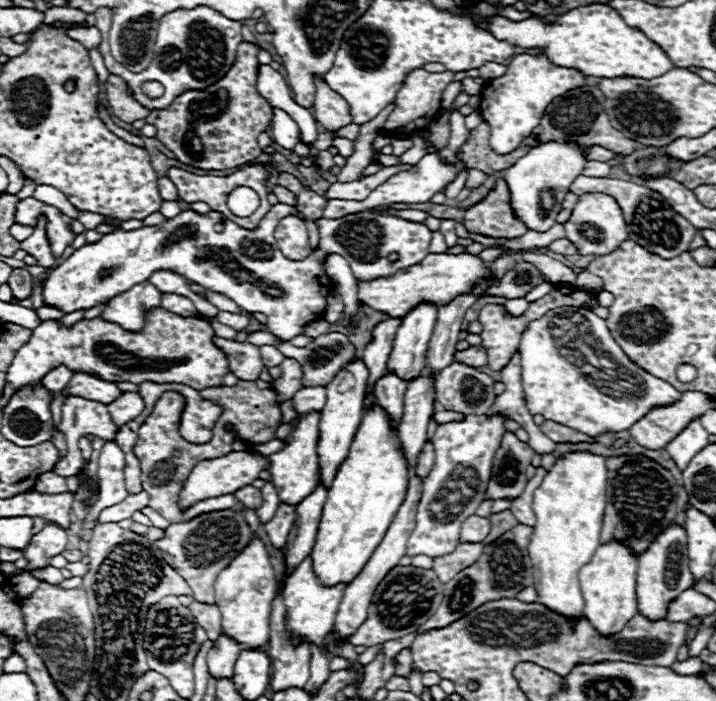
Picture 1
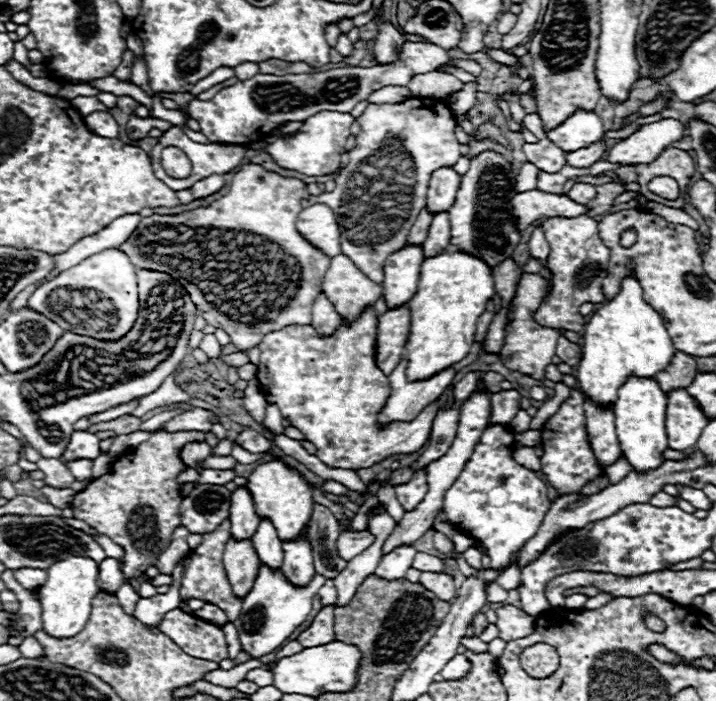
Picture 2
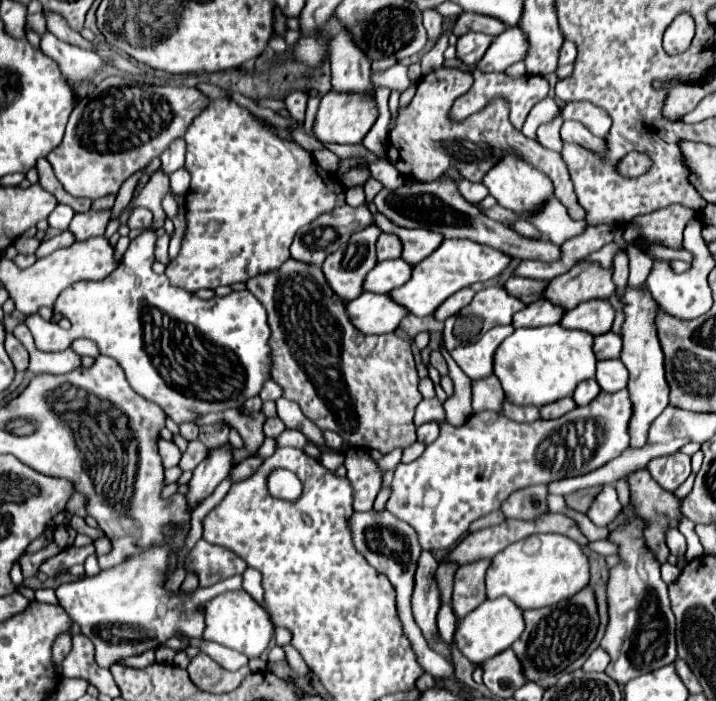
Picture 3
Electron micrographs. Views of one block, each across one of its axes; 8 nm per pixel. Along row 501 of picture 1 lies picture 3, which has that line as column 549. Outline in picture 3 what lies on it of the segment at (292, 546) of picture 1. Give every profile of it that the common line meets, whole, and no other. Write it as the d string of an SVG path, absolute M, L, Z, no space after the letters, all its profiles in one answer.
M536 300L528 304L524 310L516 312L512 318L514 328L536 328L536 326L550 326L558 324L564 310L560 306L550 304L548 300Z

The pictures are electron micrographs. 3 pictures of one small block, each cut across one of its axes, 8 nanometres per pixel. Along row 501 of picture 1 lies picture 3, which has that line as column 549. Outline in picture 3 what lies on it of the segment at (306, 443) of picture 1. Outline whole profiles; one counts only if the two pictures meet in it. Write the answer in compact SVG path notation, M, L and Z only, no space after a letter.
M580 262L566 274L556 276L544 288L542 298L558 304L564 310L576 308L576 304L592 298L610 298L616 286L612 282L612 270L604 270L592 262Z

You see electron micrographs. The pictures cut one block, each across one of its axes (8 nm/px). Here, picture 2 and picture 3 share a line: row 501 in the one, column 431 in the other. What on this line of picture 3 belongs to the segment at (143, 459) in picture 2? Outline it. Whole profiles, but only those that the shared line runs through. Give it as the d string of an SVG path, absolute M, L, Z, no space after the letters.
M440 68L426 74L408 108L400 108L400 116L396 120L396 128L390 134L388 154L392 164L398 168L402 176L414 176L420 182L438 180L448 166L456 166L460 174L472 182L482 182L486 172L498 164L498 160L506 154L516 154L526 160L540 172L544 172L554 184L554 196L566 206L570 218L584 220L584 208L578 204L572 180L564 166L560 152L552 152L544 148L540 142L526 138L520 130L516 130L508 120L508 106L504 100L490 102L480 114L470 116L462 124L454 124L448 118L452 102L468 92L472 86L472 74L460 68Z

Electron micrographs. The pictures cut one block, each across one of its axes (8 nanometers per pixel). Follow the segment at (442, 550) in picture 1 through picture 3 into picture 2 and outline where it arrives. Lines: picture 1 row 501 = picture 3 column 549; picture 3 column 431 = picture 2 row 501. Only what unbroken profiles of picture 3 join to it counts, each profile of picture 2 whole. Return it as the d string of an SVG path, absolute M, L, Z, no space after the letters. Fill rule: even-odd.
M488 424L460 478L444 496L446 516L456 524L456 528L474 536L486 546L492 570L508 568L520 548L536 534L550 508L546 484L536 472L516 464L512 454L512 432L508 428ZM416 472L416 476L410 482L396 486L396 498L404 506L406 512L412 512L412 508L416 508L420 504L420 500L426 496L426 492L428 492L426 472Z

